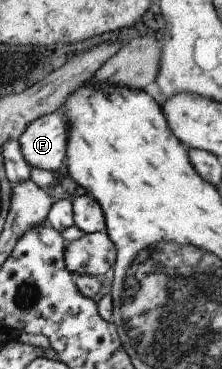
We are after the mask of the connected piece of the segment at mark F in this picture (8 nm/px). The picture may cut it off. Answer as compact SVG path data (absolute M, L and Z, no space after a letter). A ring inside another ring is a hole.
M60 110L44 114L24 129L17 139L22 159L32 169L56 171L65 161L68 123Z

